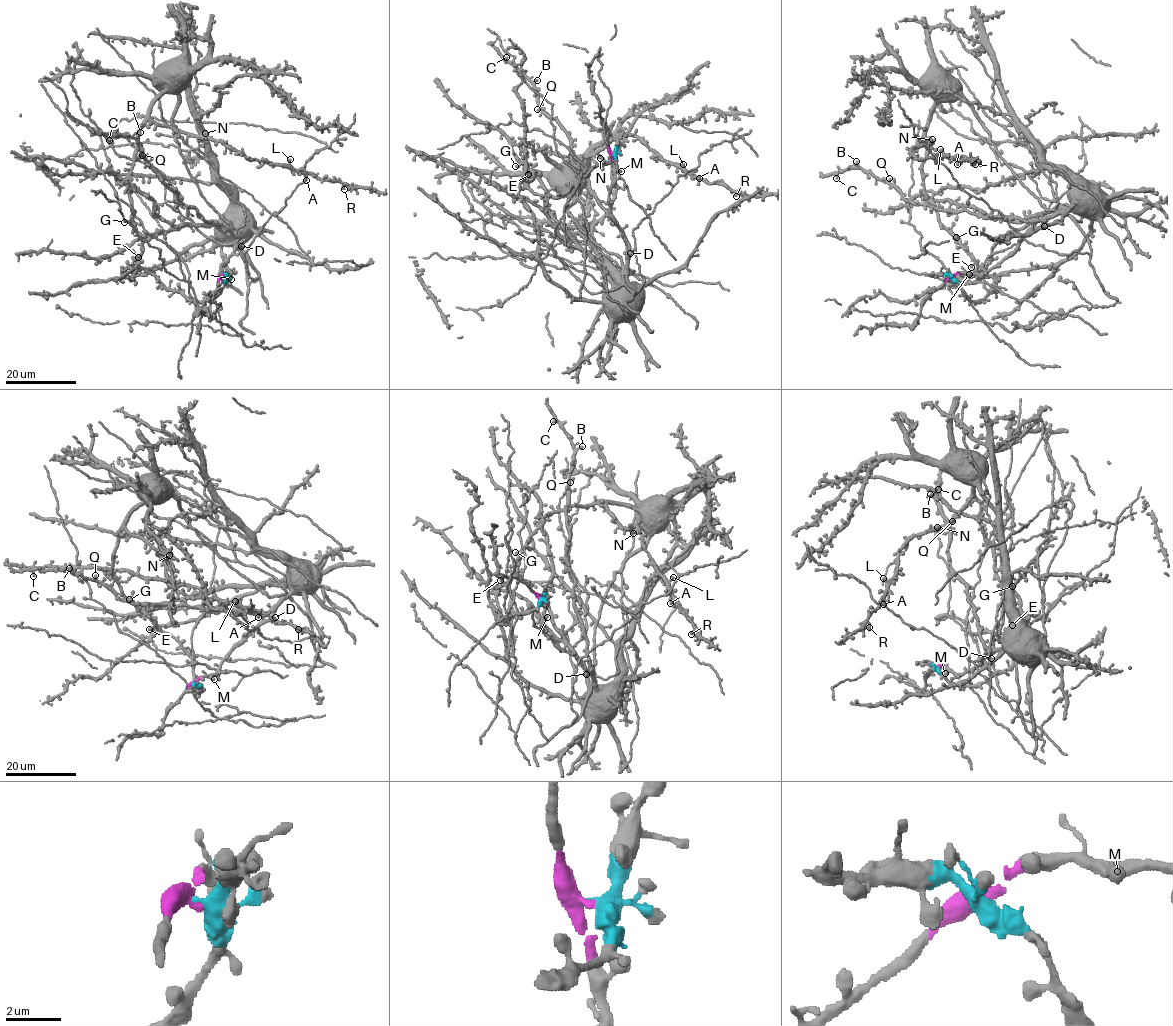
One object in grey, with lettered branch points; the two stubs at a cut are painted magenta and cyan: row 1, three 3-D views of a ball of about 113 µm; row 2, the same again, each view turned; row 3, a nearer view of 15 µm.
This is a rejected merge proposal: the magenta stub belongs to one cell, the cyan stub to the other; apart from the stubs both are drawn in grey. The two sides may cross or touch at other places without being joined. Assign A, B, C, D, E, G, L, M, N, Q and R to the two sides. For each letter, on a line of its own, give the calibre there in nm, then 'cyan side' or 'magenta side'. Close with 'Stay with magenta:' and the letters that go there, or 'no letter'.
A: 360 nm thick; cyan side
B: 440 nm thick; magenta side
C: 360 nm thick; magenta side
D: 440 nm thick; magenta side
E: 300 nm thick; cyan side
G: 320 nm thick; cyan side
L: 440 nm thick; cyan side
M: 440 nm thick; magenta side
N: 500 nm thick; cyan side
Q: 240 nm thick; magenta side
R: 300 nm thick; cyan side
Stay with magenta: B, C, D, M, Q

